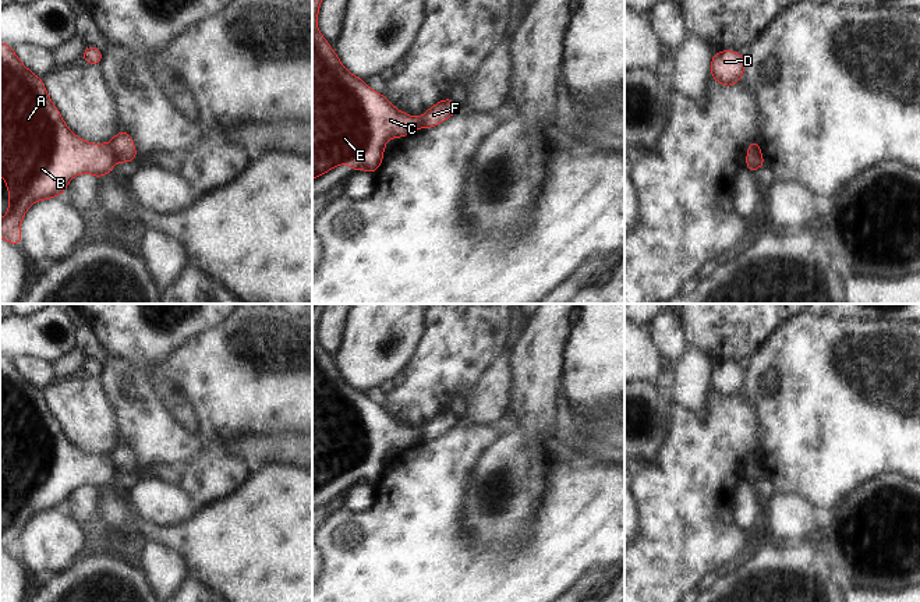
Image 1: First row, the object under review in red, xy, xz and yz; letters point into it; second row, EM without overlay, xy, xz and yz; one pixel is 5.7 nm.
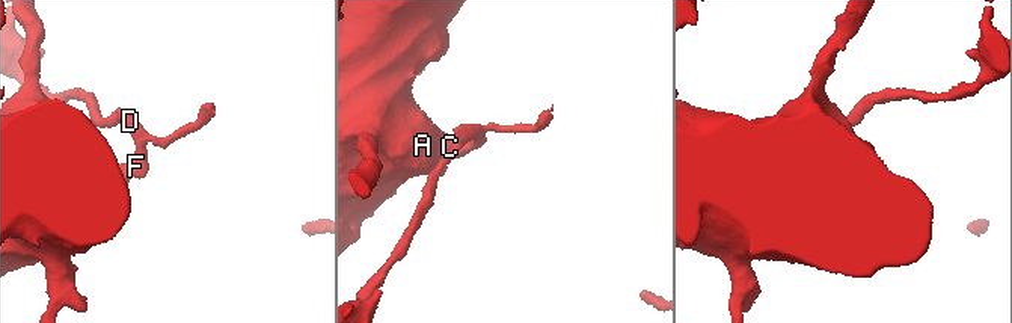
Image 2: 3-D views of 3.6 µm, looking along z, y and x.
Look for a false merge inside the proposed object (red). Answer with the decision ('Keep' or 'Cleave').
Cleave

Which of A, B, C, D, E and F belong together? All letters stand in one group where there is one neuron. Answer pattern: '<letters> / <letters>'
A B C E / D F

